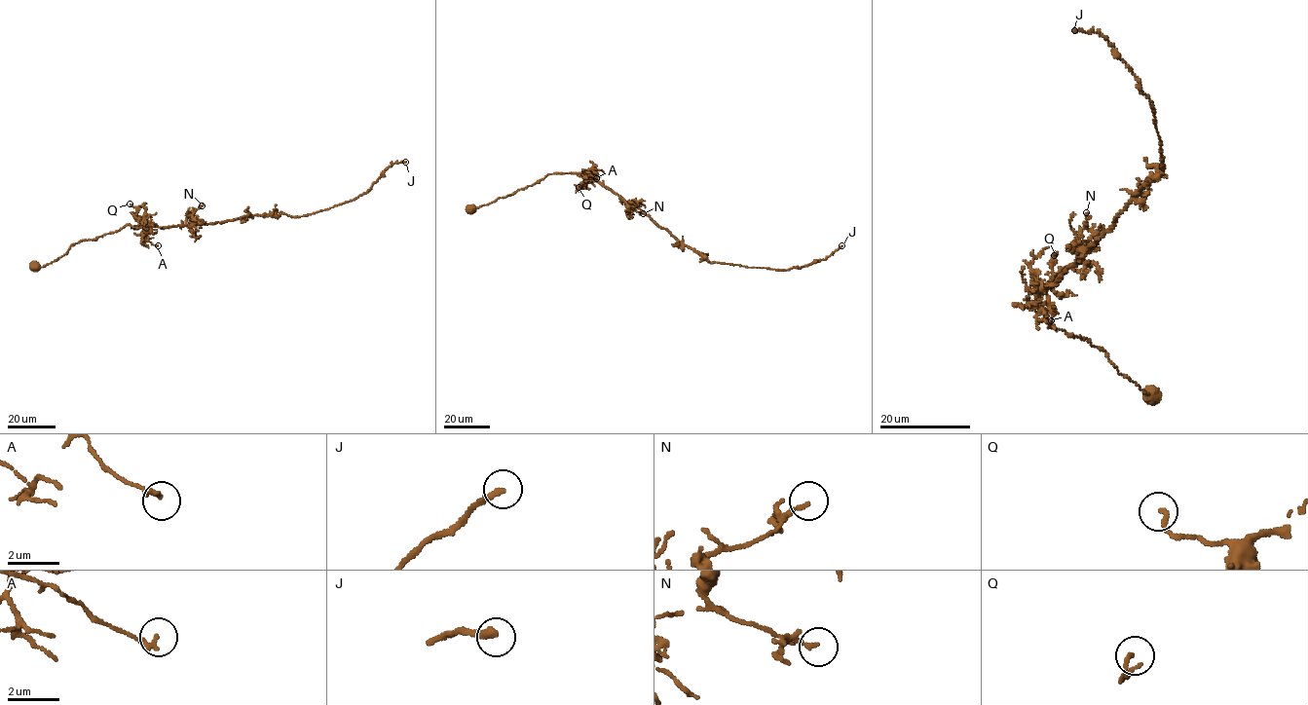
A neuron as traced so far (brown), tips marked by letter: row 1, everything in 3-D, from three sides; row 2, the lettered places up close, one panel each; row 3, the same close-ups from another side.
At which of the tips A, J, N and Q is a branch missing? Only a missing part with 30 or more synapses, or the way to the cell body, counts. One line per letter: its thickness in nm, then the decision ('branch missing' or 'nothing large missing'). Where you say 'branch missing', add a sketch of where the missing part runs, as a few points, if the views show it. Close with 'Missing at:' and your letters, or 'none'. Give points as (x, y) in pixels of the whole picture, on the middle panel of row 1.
A: calibre 200 nm; nothing large missing
J: calibre 280 nm; branch missing
N: calibre 160 nm; nothing large missing
Q: calibre 170 nm; nothing large missing
Missing at: J

